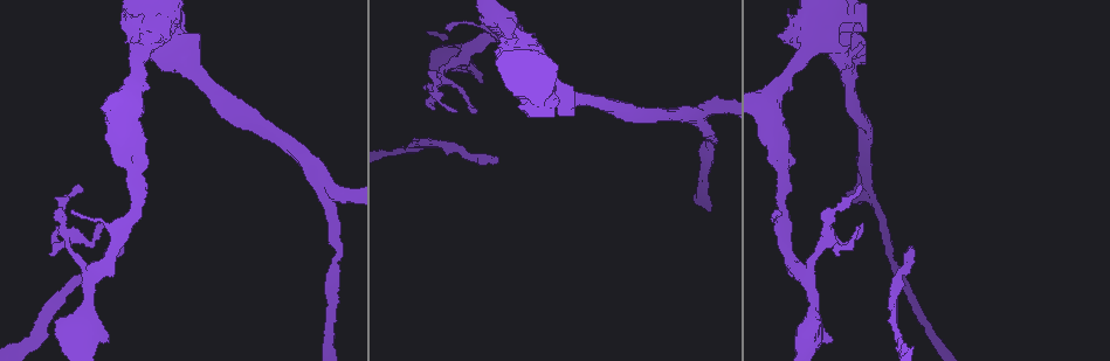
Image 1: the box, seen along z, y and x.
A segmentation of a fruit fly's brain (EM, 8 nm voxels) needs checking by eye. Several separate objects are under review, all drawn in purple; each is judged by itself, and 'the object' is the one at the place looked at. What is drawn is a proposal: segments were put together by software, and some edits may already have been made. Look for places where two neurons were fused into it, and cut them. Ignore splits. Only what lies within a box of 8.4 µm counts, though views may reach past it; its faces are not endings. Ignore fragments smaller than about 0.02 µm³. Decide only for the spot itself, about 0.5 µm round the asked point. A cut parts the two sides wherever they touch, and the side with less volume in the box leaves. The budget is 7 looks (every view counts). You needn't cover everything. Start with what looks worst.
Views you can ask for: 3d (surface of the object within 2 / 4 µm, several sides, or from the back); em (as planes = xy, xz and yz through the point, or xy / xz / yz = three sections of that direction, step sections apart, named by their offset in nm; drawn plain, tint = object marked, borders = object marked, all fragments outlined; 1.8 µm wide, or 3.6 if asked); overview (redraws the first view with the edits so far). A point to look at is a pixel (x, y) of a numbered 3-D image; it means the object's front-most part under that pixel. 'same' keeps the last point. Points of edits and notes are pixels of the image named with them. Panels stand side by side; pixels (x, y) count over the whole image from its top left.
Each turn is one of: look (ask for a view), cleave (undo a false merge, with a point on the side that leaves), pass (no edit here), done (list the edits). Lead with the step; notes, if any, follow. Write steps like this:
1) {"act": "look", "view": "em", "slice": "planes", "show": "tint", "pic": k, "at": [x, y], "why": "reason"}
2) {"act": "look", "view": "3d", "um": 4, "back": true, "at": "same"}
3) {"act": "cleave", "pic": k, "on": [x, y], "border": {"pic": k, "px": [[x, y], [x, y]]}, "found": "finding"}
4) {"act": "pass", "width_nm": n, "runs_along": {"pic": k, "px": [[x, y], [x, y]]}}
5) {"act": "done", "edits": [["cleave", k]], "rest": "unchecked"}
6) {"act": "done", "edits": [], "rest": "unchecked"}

{"act": "look", "view": "3d", "um": 4, "pic": 1, "at": [171, 29], "why": "abrupt turn"}

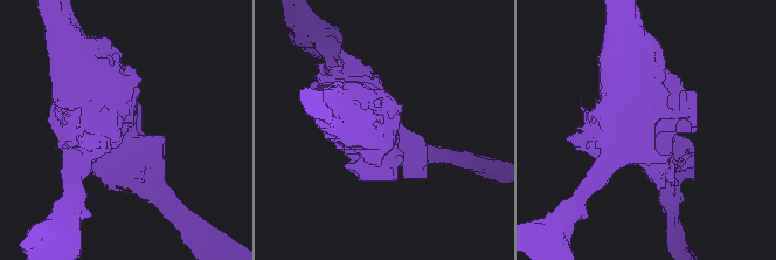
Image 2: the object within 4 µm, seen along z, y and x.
{"act": "look", "view": "em", "um": 3.6, "slice": "planes", "show": "borders", "pic": 2, "at": [125, 136], "why": "shape alone is not enough"}

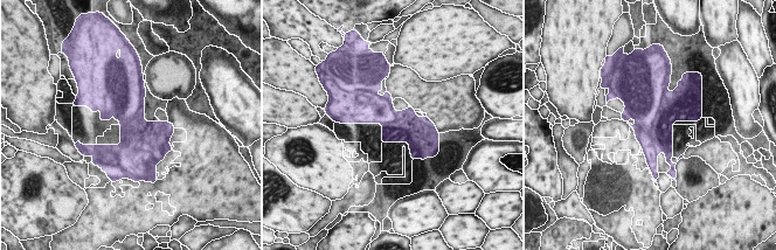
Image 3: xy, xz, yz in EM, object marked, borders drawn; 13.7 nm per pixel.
{"act": "pass", "found": "continuous, no second neuron"}

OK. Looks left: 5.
{"act": "look", "view": "3d", "um": 4, "pic": 1, "at": [867, 180], "why": "side arm on a straight run"}

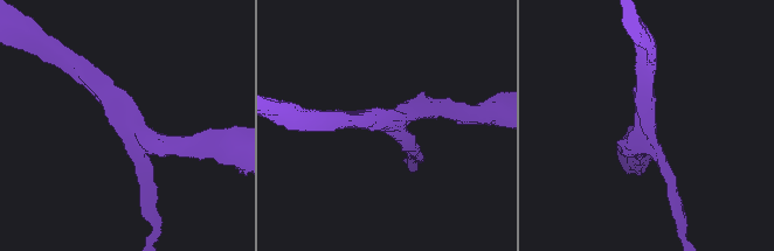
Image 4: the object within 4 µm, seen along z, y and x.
{"act": "look", "view": "em", "slice": "planes", "show": "borders", "pic": 4, "at": [125, 127], "why": "shape alone is not enough"}

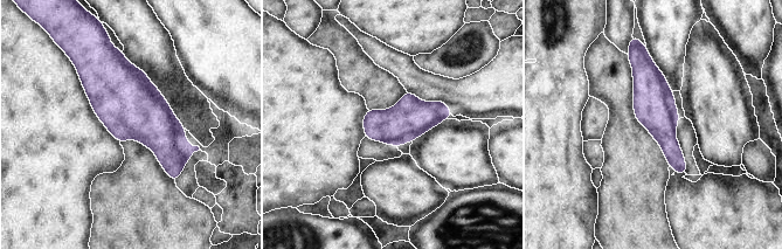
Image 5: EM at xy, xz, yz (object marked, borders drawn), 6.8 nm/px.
{"act": "pass", "runs_along": {"pic": 5, "px": [[642, 53], [655, 109], [683, 171]]}, "found": "one neuron here"}

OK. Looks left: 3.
{"act": "look", "view": "3d", "um": 4, "pic": 1, "at": [802, 273], "why": "a fork"}

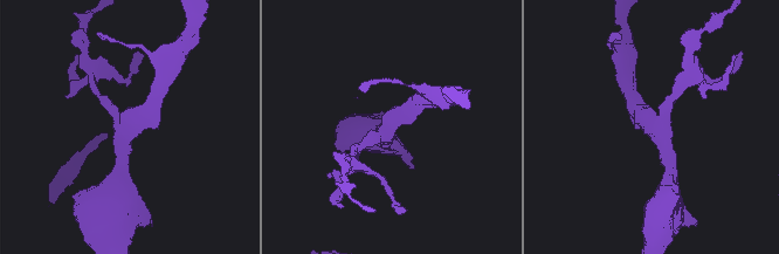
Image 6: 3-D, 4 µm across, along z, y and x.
{"act": "look", "view": "em", "slice": "xz", "step": 4, "show": "tint", "pic": 6, "at": [125, 121], "arms": 3}

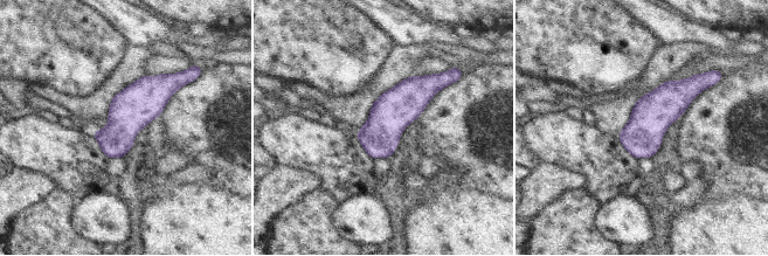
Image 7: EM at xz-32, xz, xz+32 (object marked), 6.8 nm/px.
{"act": "pass", "width_nm": 280, "found": "continuous, no second neuron"}

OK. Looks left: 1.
{"act": "done", "edits": [], "rest": "unchecked"}

